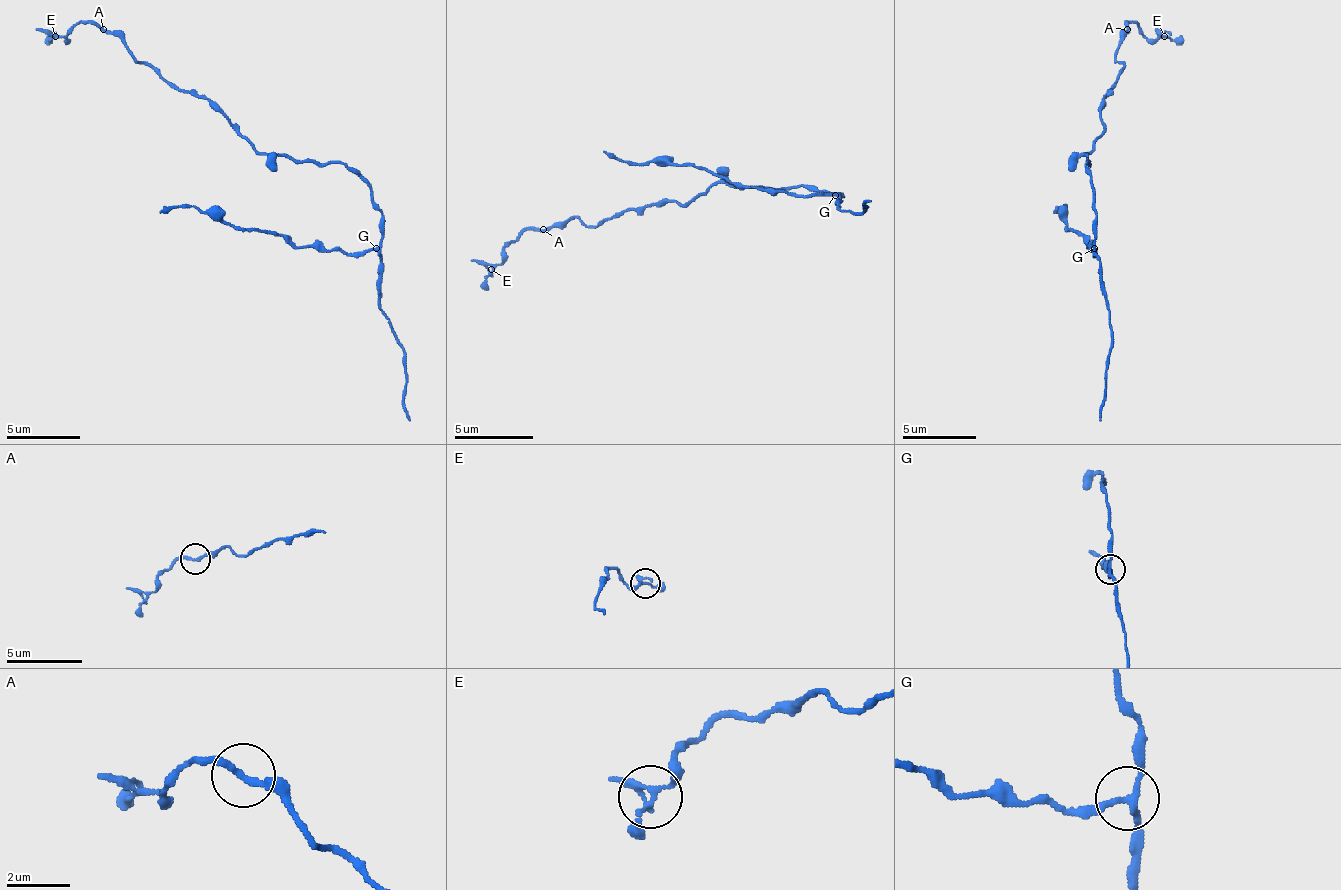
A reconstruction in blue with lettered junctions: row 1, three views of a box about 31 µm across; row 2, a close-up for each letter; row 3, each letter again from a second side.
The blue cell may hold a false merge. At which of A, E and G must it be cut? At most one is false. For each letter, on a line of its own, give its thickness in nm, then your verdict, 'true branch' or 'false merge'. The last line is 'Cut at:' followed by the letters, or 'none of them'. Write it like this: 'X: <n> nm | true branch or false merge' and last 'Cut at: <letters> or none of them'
A: 200 nm | true branch
E: 180 nm | true branch
G: 180 nm | false merge
Cut at: G

